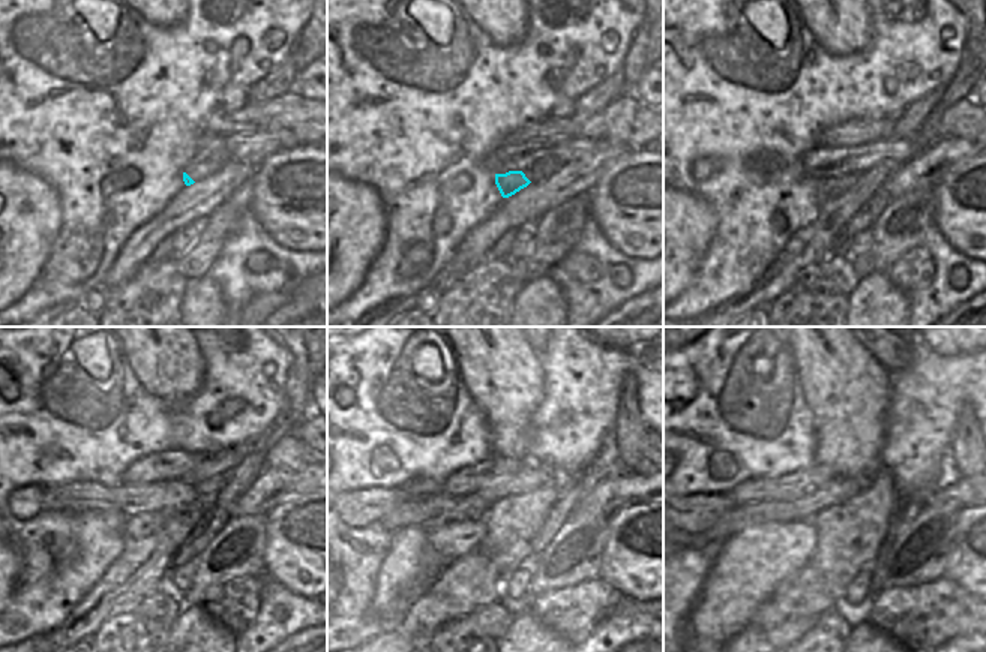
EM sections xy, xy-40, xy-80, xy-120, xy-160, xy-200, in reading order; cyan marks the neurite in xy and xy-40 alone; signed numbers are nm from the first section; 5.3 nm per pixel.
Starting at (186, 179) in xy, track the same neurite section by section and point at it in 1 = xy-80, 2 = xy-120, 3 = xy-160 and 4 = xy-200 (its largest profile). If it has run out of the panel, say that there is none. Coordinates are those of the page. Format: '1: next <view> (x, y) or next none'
1: next xy-80 (826, 186)
2: next xy-120 (138, 526)
3: next xy-160 (416, 555)
4: next xy-200 (751, 565)

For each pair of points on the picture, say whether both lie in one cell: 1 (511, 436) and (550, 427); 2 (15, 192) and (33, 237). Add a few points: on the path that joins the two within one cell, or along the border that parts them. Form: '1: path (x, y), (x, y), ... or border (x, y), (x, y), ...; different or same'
1: border (542, 399), (532, 415), (527, 454); different
2: path (15, 203), (15, 219), (23, 227); same

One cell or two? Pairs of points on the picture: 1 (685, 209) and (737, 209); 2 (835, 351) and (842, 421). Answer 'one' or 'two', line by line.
1: two
2: one

